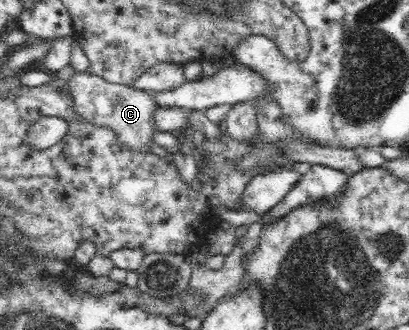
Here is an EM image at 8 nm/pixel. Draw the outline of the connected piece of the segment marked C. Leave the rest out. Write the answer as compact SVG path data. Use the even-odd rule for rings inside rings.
M90 71L73 72L73 76L66 82L66 88L71 94L75 110L91 123L111 127L117 131L117 136L131 148L135 150L147 150L147 146L152 142L153 132L151 116L157 106L153 104L152 96L146 91L133 90L131 86L125 84L109 83Z

